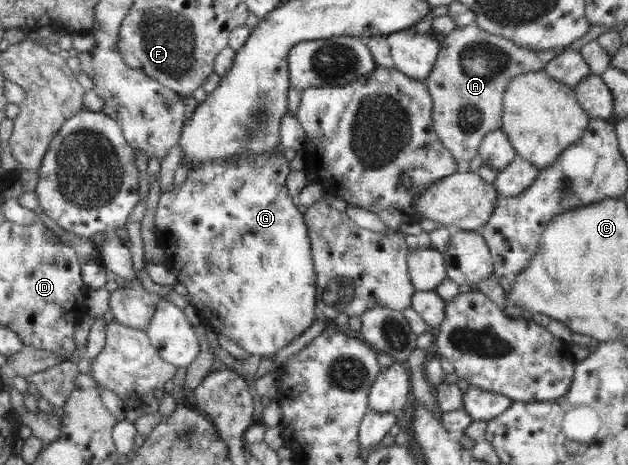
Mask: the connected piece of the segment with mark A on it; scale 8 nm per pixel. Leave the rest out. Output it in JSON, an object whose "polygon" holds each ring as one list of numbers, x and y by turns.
{"polygon":[[475,23,456,28,443,37,434,65,430,68,423,82,427,94,431,97,431,128,442,147,445,147,452,154,456,164,461,161,470,162,477,155,477,149,484,135,489,131,499,129,501,126,503,110,501,99,507,83,515,75,542,69,545,63,558,53,558,50,534,51,518,46,509,39,482,31]]}

